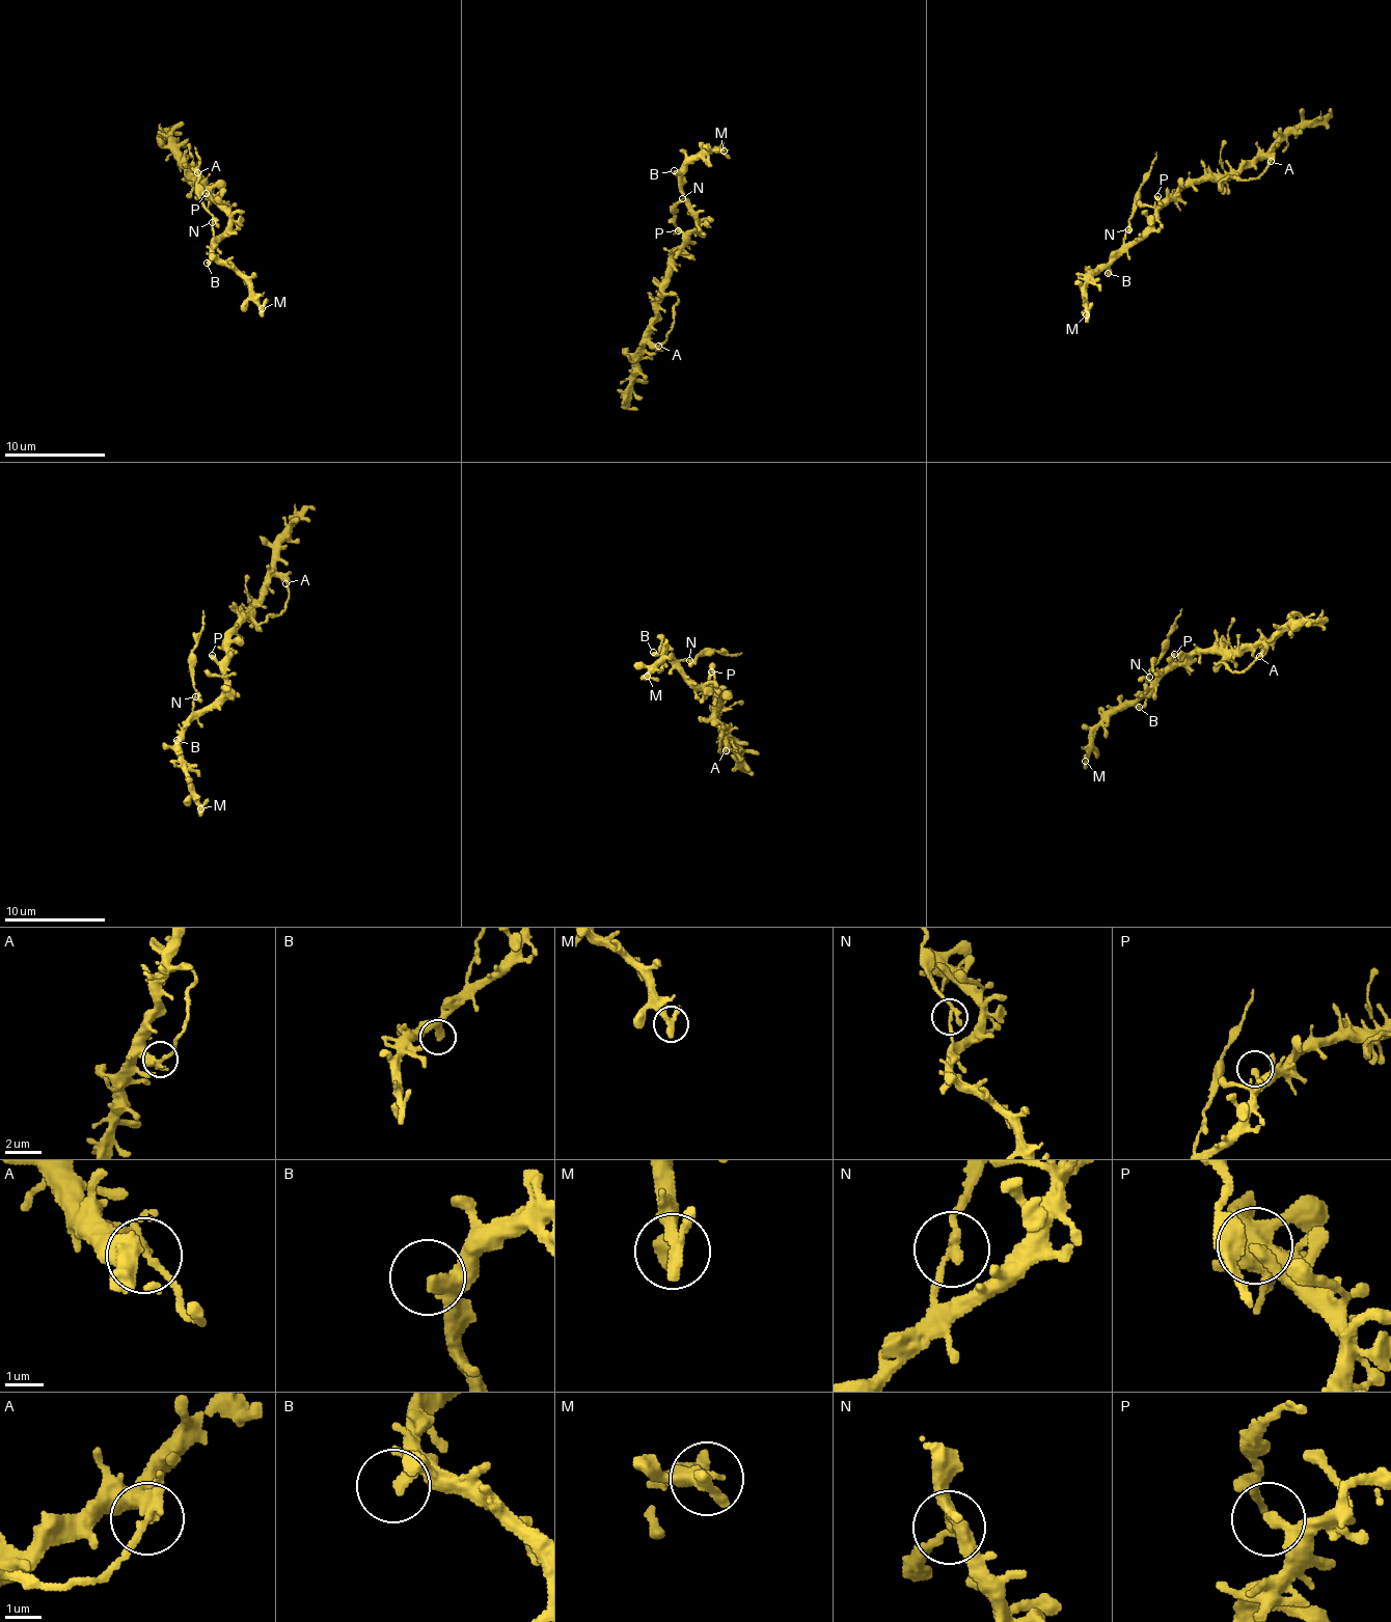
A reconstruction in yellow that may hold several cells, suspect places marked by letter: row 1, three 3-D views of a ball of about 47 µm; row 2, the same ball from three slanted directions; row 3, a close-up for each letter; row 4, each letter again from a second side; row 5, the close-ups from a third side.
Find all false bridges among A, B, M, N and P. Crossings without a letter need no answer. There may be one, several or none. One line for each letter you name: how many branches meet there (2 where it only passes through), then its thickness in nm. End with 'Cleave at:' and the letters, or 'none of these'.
A: branches 3; calibre 240 nm
N: branches 2; calibre 220 nm
Cleave at: A, N

